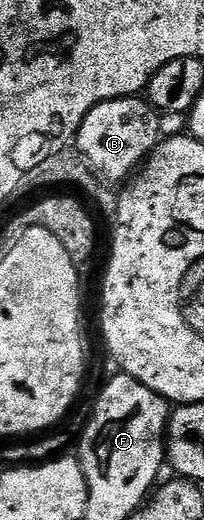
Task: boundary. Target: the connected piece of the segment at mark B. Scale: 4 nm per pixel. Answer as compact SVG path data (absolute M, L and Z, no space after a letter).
M135 95L117 97L92 107L84 123L80 123L76 146L78 145L77 152L85 157L107 182L125 182L158 148L161 137L161 116L158 110L149 100Z

